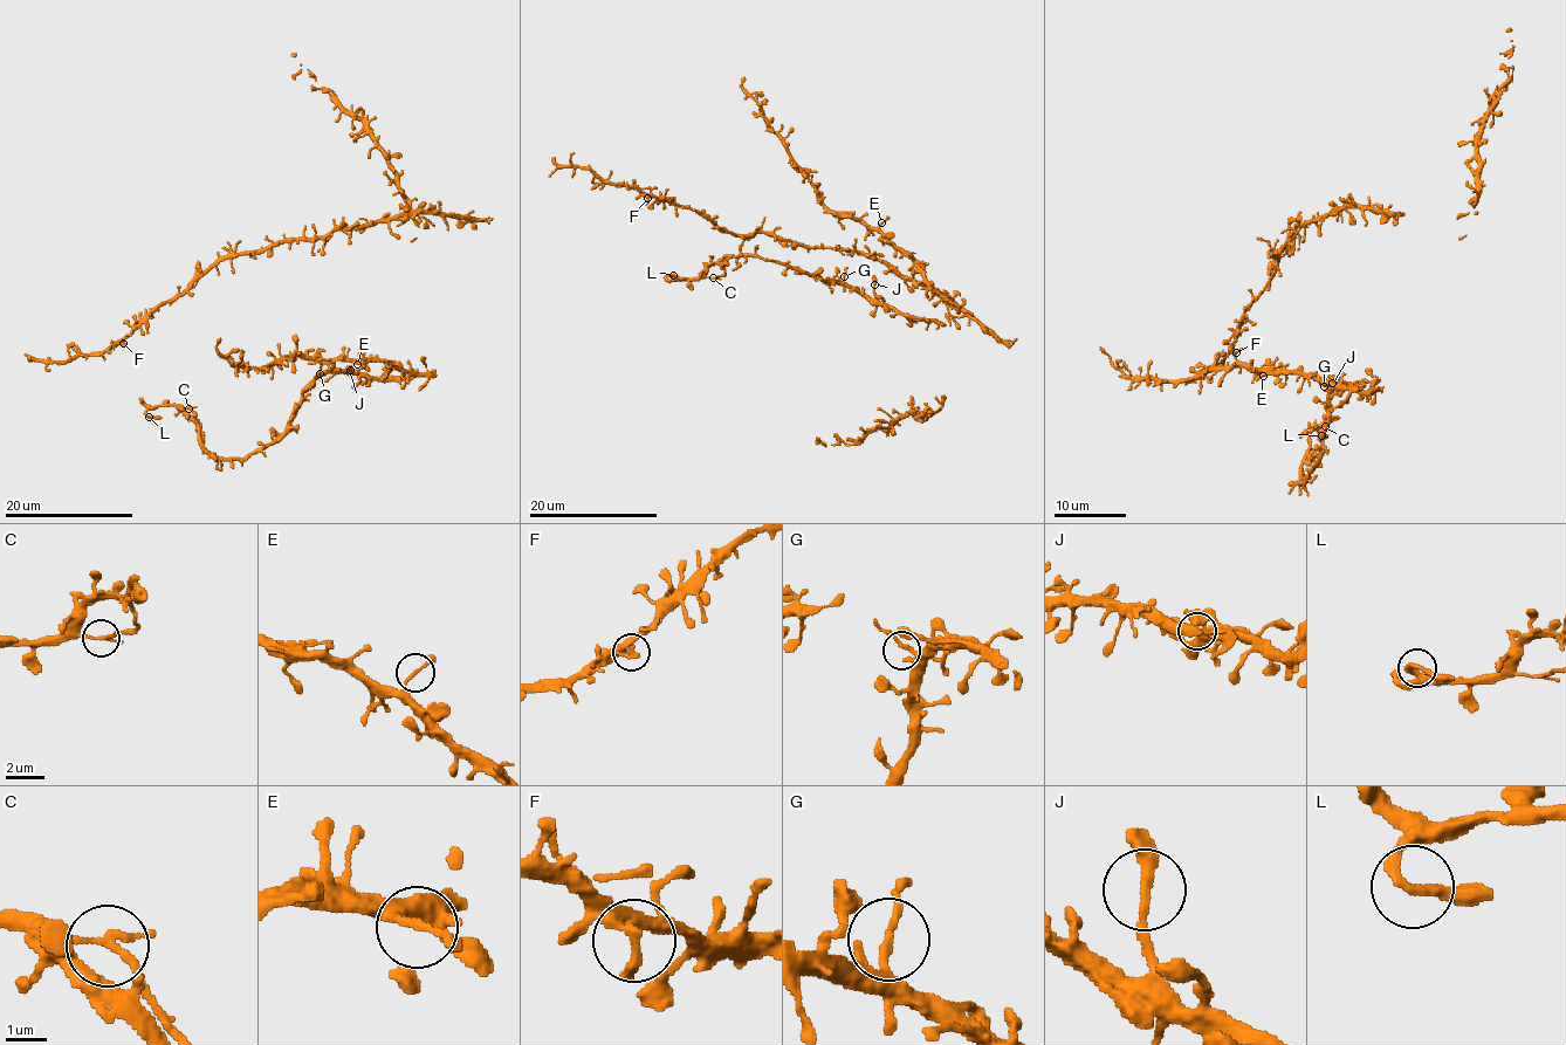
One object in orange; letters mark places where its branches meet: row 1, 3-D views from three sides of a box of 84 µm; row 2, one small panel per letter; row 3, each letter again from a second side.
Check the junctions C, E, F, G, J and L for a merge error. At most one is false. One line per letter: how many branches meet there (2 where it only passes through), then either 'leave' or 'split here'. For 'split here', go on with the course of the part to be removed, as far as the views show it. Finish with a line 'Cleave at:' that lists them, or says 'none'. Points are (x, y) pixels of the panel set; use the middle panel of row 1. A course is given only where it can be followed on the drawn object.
C: 2 branches meet; split here; foreign part runs (713, 277), (726, 273), (722, 263)
E: 2 branches meet; leave
F: 2 branches meet; leave
G: 2 branches meet; leave
J: 2 branches meet; leave
L: 2 branches meet; leave
Cleave at: C

